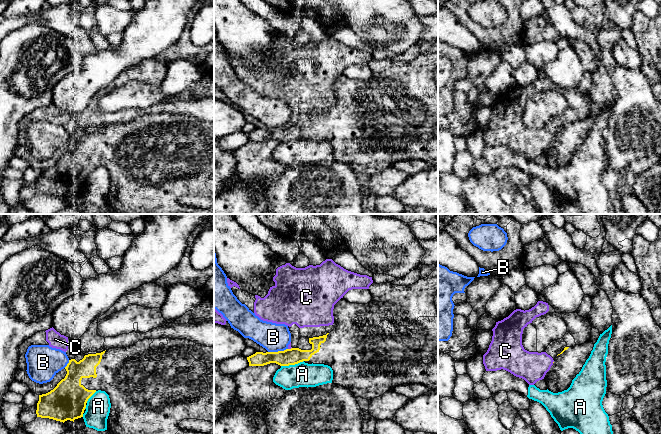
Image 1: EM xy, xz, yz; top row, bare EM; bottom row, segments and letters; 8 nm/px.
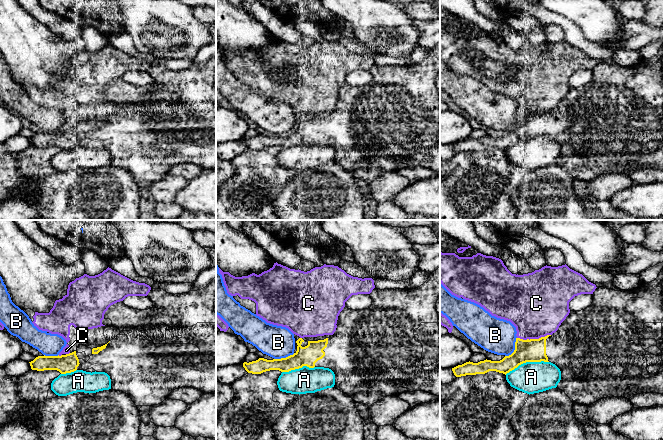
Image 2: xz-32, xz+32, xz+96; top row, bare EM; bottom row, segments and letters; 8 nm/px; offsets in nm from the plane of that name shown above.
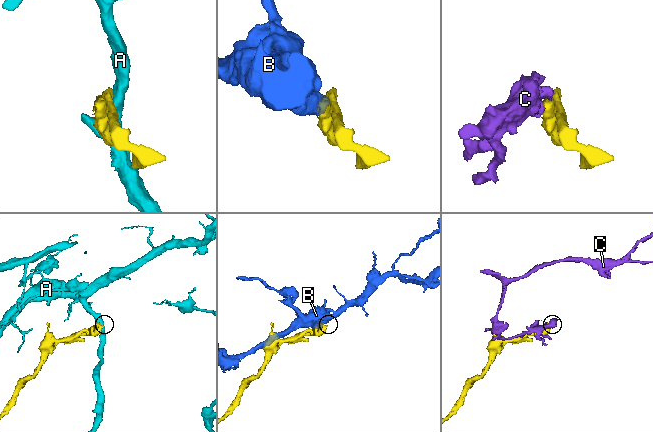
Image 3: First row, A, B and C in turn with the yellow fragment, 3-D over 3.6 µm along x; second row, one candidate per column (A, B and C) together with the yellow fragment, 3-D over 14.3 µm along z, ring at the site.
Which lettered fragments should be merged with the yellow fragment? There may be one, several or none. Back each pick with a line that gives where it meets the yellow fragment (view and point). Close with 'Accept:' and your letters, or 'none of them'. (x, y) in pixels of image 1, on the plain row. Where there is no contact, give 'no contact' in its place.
Accept: none of them

